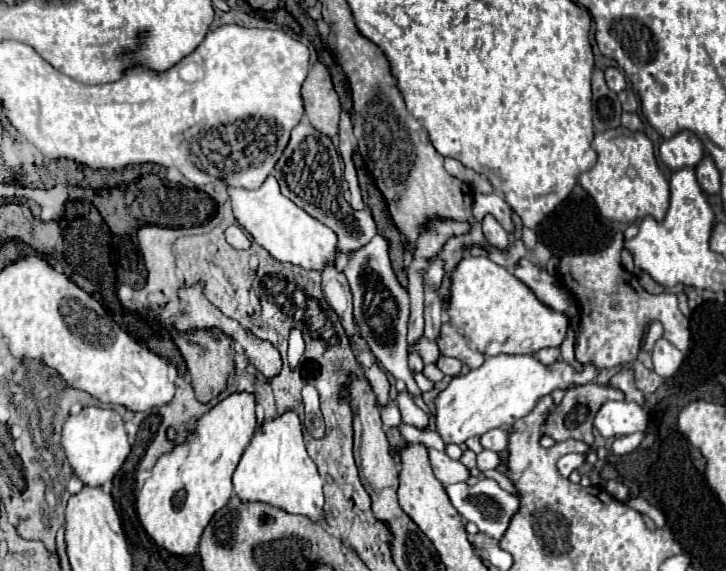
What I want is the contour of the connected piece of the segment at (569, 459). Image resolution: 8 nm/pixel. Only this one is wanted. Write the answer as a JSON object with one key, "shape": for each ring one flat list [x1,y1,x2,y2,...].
{"shape":[[564,455,558,461,558,471,562,477,568,477,572,471,576,471,584,463,584,455]]}

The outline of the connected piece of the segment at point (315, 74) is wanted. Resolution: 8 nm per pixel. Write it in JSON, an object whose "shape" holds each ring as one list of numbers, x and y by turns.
{"shape":[[322,63,312,65,302,85,302,99,310,125,328,137,334,137,338,133,340,101,332,87,330,73]]}

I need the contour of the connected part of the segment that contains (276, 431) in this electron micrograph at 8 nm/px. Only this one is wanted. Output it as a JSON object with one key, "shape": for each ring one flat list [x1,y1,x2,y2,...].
{"shape":[[292,409,258,425,234,471,234,491,242,501,262,501,288,513,306,515,312,521,324,521,322,479,314,461,306,453,302,423]]}

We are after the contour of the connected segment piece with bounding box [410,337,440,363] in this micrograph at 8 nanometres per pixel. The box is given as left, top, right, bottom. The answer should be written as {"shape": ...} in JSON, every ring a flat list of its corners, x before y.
{"shape":[[420,337,420,341,414,347,410,347,410,349,418,351,420,357,424,359,424,363,436,363,436,359,440,357,440,351,438,351,436,341,428,341,424,337]]}

